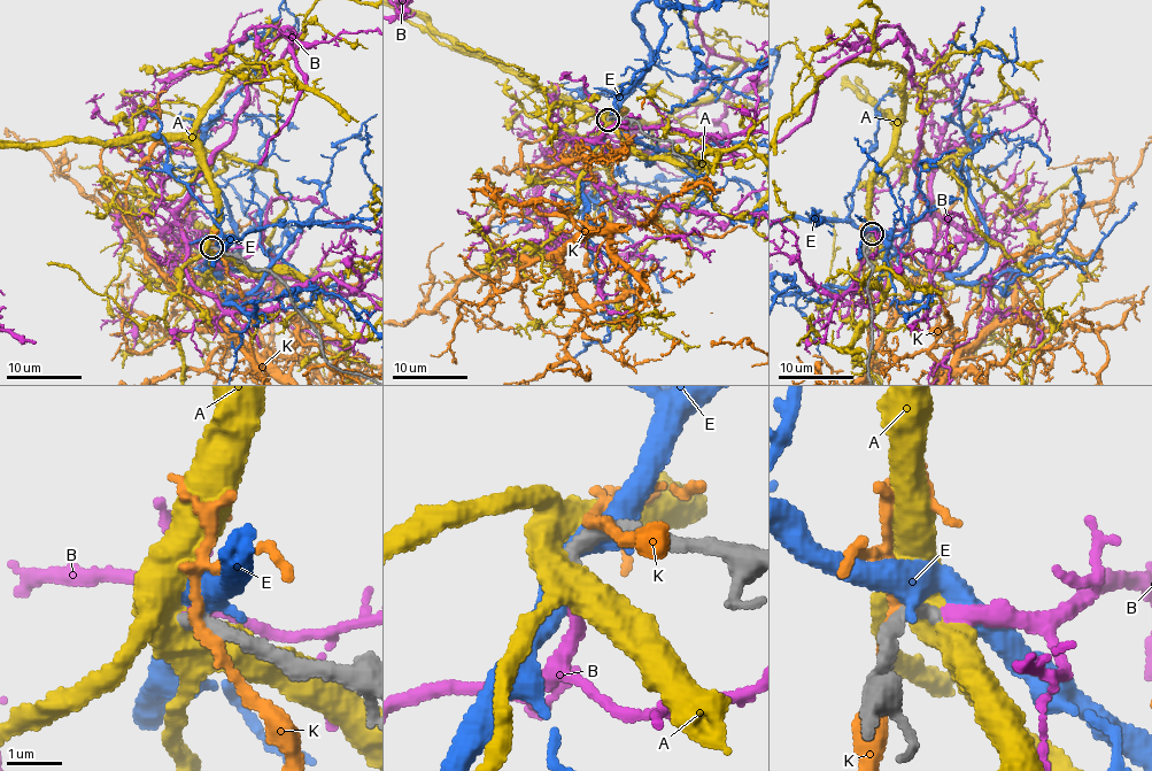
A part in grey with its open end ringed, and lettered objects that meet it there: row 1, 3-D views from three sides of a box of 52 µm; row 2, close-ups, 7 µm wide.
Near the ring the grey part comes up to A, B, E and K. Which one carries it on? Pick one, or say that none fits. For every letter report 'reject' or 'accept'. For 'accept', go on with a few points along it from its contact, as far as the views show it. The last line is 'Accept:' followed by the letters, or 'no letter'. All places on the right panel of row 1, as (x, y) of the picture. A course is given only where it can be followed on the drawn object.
A: reject
B: accept
E: reject
K: reject
Accept: B

